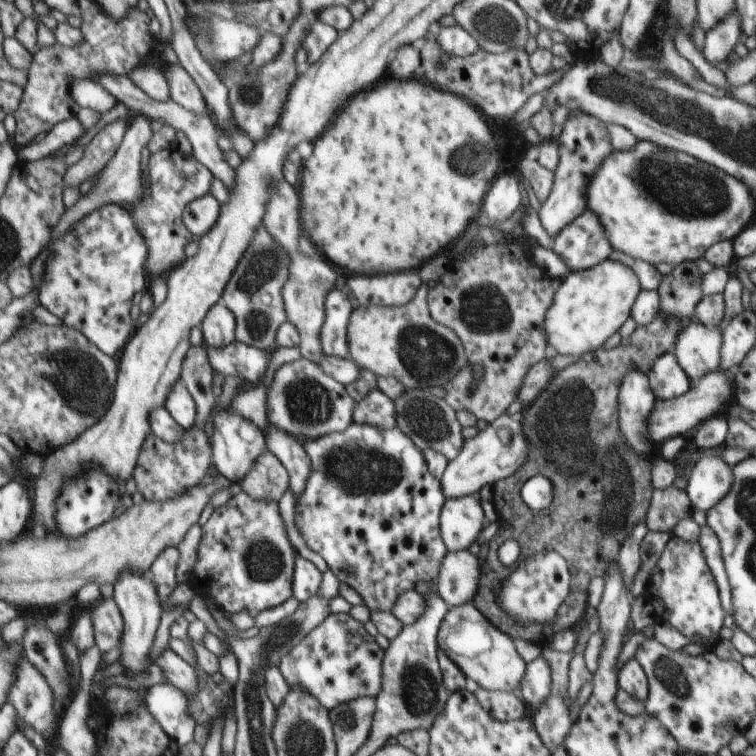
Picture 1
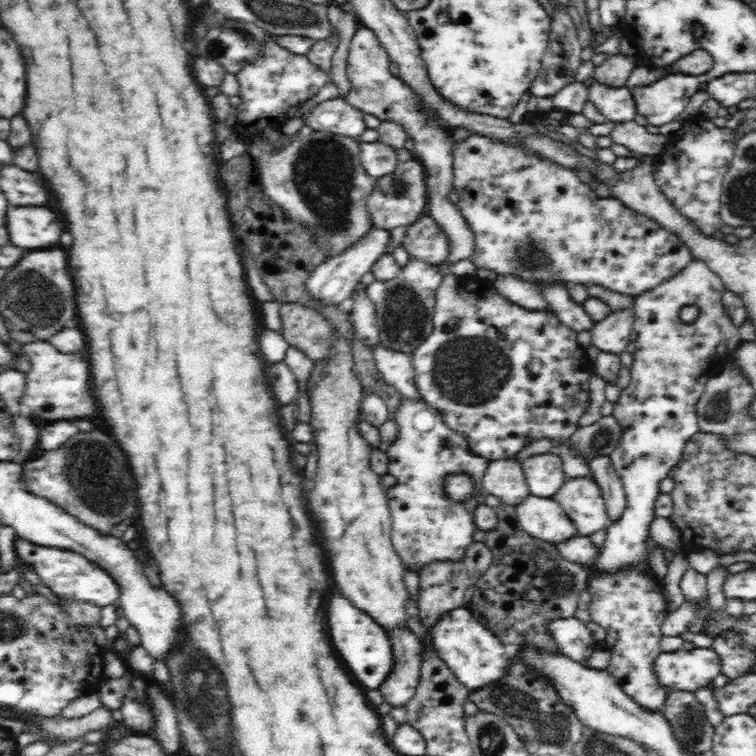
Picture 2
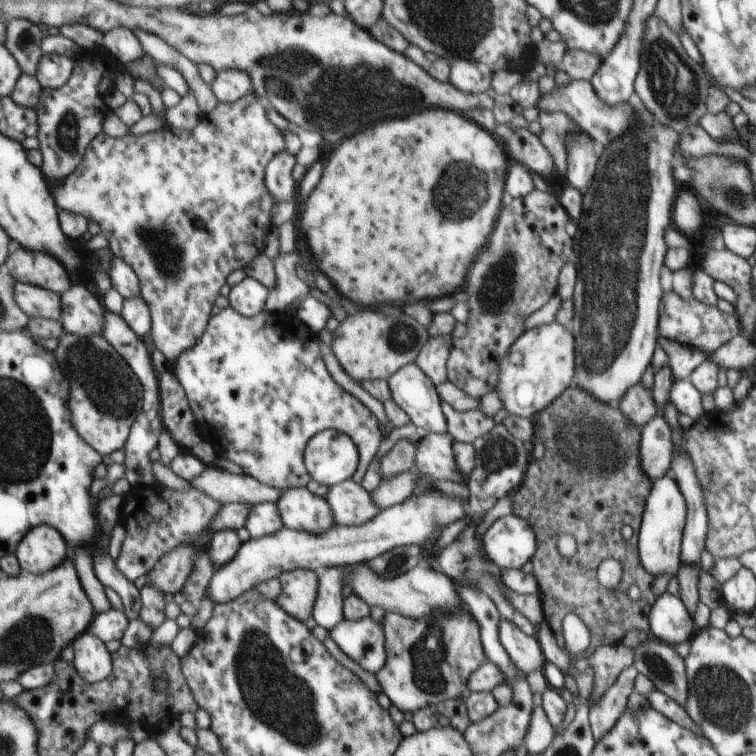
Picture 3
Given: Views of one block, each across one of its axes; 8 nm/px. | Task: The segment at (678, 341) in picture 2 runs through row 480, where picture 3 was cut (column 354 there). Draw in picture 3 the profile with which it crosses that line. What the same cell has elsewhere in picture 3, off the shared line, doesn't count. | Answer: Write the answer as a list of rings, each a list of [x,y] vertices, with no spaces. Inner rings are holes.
[[[369,615],[355,621],[343,618],[328,632],[339,650],[363,670],[375,675],[387,663],[384,630]]]

